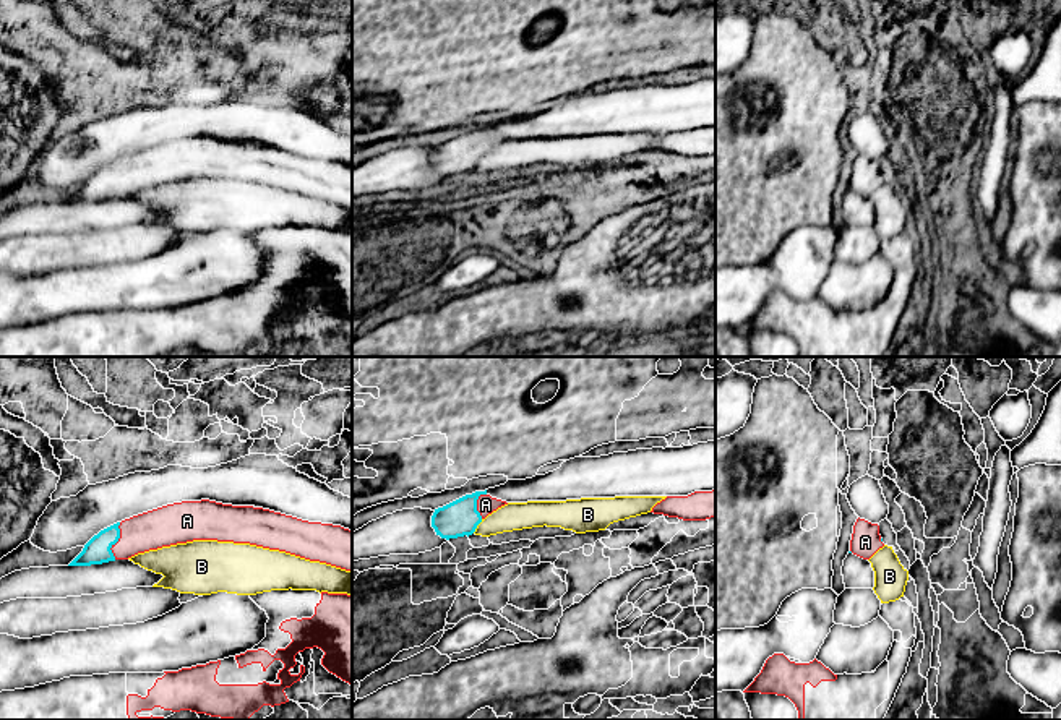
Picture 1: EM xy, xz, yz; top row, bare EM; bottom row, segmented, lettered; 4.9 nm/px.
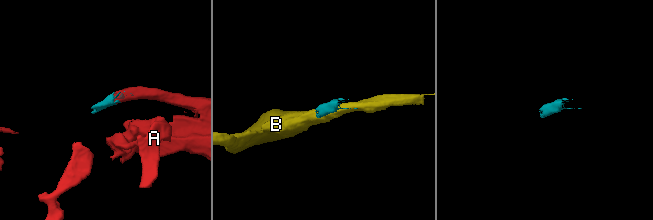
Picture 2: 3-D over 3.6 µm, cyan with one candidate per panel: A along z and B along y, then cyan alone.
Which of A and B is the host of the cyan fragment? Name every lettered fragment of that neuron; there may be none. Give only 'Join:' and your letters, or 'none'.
Join: A

